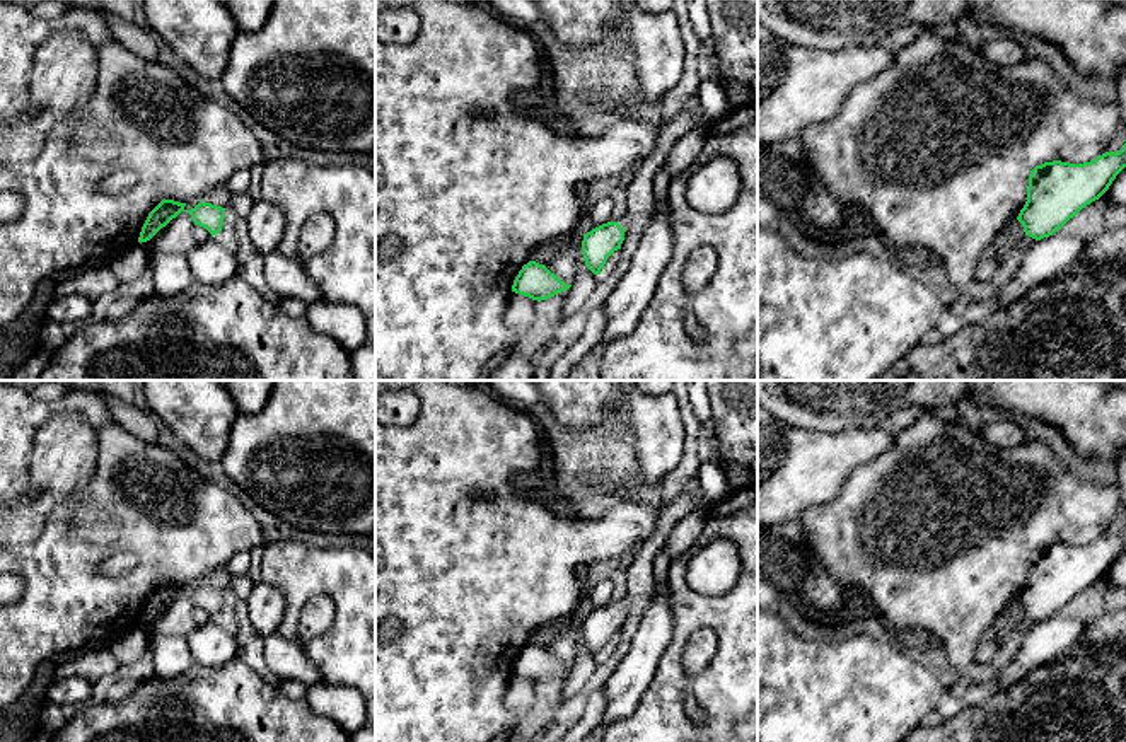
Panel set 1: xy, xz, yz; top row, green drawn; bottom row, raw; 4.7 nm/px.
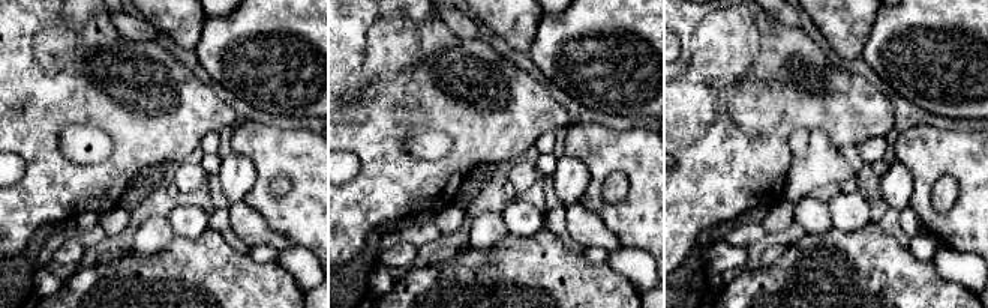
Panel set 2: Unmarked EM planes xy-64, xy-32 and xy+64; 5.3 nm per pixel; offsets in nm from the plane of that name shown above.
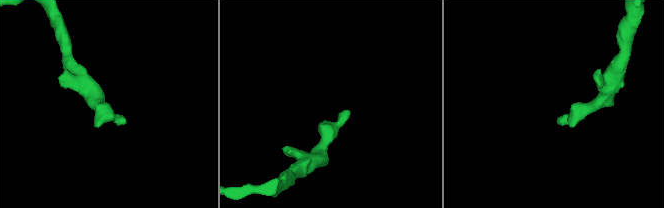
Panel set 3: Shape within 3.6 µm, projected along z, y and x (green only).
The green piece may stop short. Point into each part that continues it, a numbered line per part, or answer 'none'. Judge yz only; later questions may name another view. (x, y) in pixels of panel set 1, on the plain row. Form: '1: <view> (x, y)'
1: yz (1012, 616)

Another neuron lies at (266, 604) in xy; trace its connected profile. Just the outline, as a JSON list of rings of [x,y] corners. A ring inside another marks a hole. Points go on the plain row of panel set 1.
[[[259,580],[254,583],[246,604],[256,635],[266,638],[278,631],[287,609],[287,599],[278,588]]]

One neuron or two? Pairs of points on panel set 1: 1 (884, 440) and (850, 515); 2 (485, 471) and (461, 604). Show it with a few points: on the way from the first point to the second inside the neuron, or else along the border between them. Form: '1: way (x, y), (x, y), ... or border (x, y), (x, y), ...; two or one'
1: border (896, 435), (884, 451), (860, 464), (845, 483); two
2: way (461, 504), (461, 570); one

